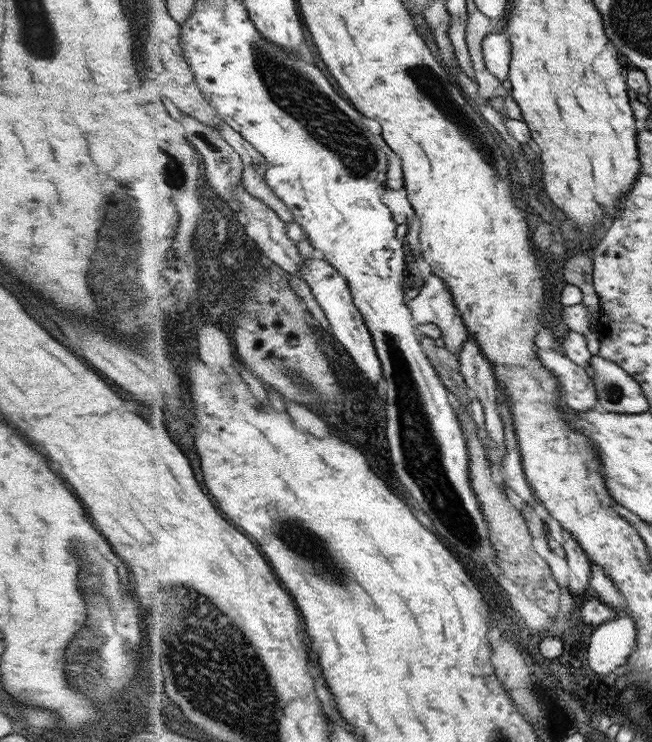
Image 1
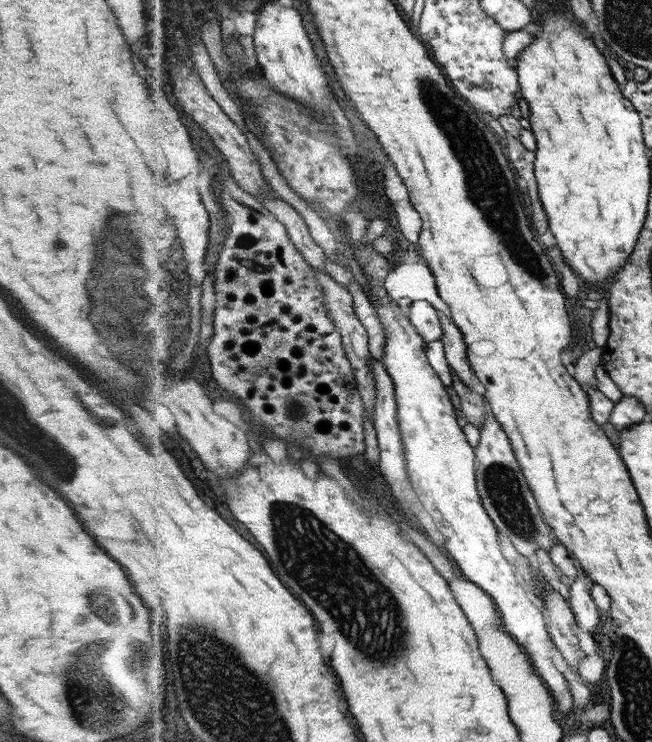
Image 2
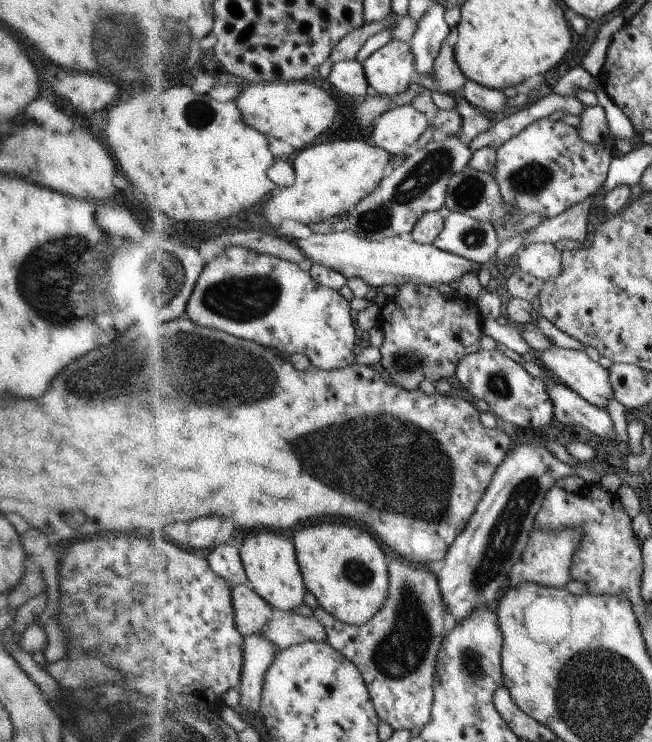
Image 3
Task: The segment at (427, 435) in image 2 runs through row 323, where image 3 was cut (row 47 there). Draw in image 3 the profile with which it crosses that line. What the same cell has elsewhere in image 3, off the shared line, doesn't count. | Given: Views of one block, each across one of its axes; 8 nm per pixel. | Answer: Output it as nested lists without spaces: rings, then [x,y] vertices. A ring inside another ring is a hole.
[[[393,40],[366,60],[363,66],[379,95],[396,97],[406,91],[414,74],[412,54],[406,42]]]

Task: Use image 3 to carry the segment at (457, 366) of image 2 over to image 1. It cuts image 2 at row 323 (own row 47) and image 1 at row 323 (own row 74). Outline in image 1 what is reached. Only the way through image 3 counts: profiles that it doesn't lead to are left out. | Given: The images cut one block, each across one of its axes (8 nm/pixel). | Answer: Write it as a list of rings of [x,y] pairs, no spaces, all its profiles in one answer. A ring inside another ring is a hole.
[[[434,273],[420,288],[416,300],[410,299],[412,318],[417,325],[431,323],[440,327],[444,348],[460,348],[469,337],[462,315],[456,308],[449,286]]]

